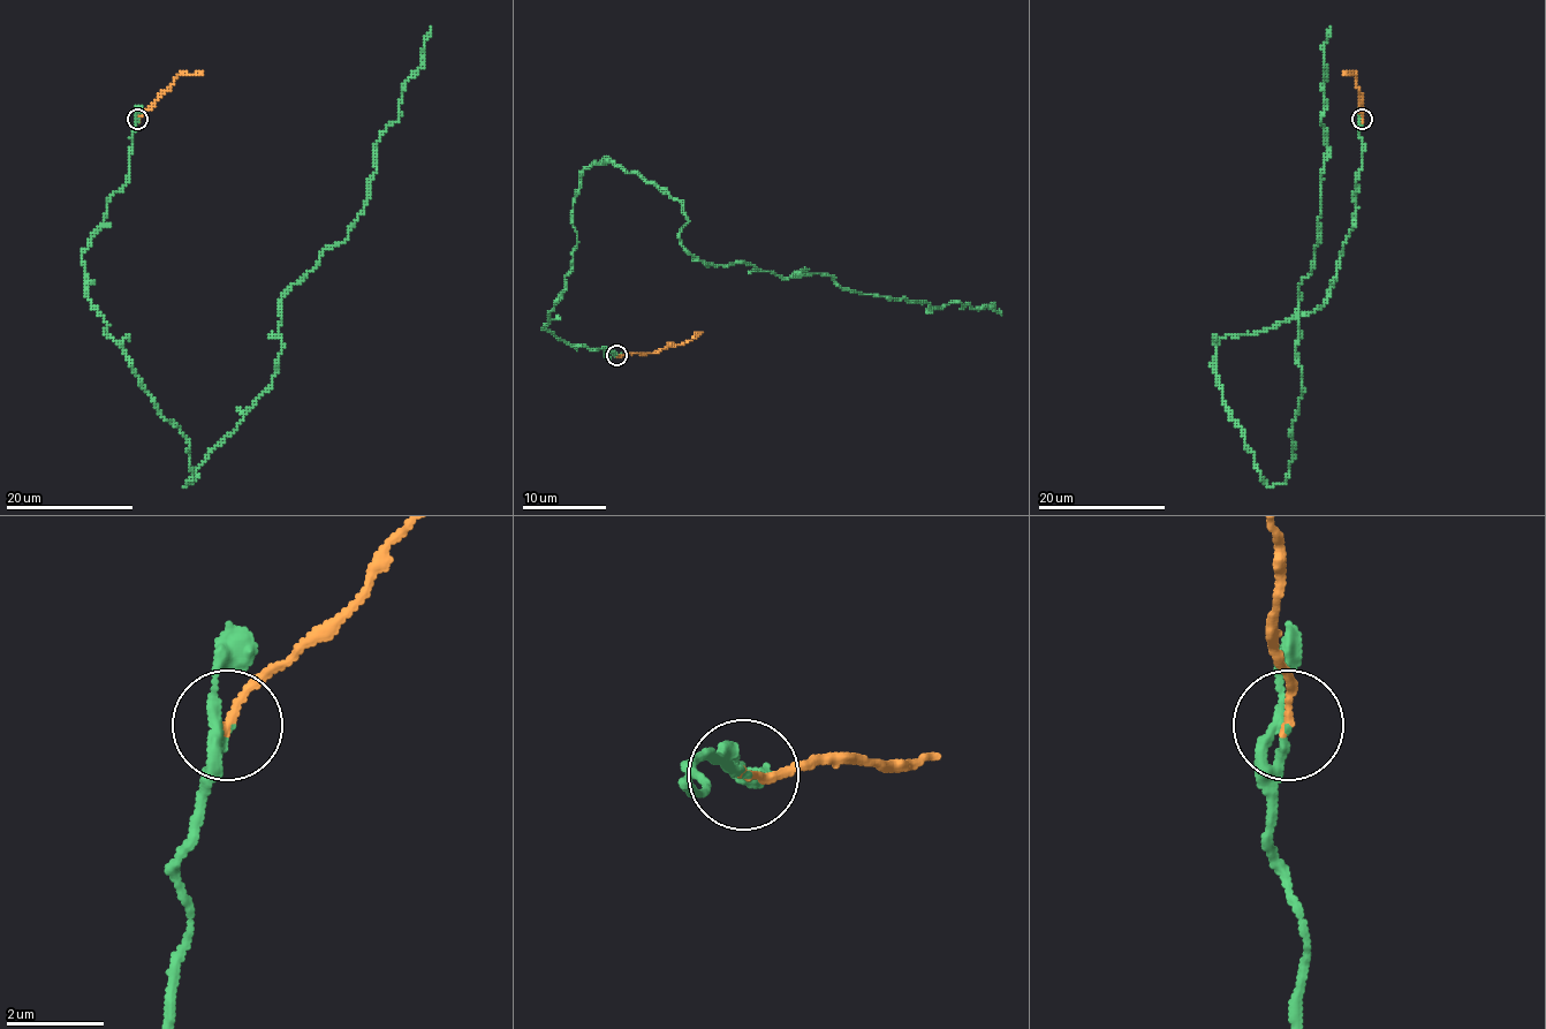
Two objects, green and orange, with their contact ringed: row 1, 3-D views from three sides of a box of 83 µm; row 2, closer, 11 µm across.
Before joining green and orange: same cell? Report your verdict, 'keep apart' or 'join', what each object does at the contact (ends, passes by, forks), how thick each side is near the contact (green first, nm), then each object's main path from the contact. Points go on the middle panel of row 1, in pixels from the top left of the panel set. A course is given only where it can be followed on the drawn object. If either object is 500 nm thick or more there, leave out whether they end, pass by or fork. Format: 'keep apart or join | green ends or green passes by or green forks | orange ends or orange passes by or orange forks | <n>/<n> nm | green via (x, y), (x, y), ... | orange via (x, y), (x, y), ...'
join | green passes by | orange ends | 200/150 nm | green via (616, 355), (544, 327), (580, 175), (611, 160), (681, 201), (692, 260), (1001, 315) | orange via (616, 355), (654, 353), (669, 345), (683, 345), (703, 332)

